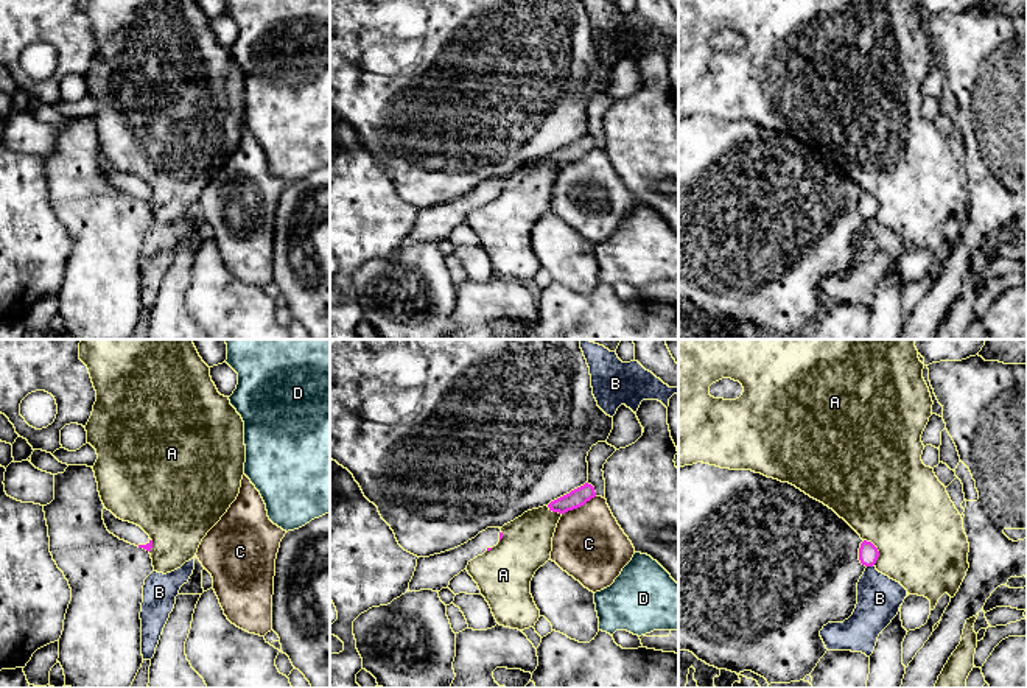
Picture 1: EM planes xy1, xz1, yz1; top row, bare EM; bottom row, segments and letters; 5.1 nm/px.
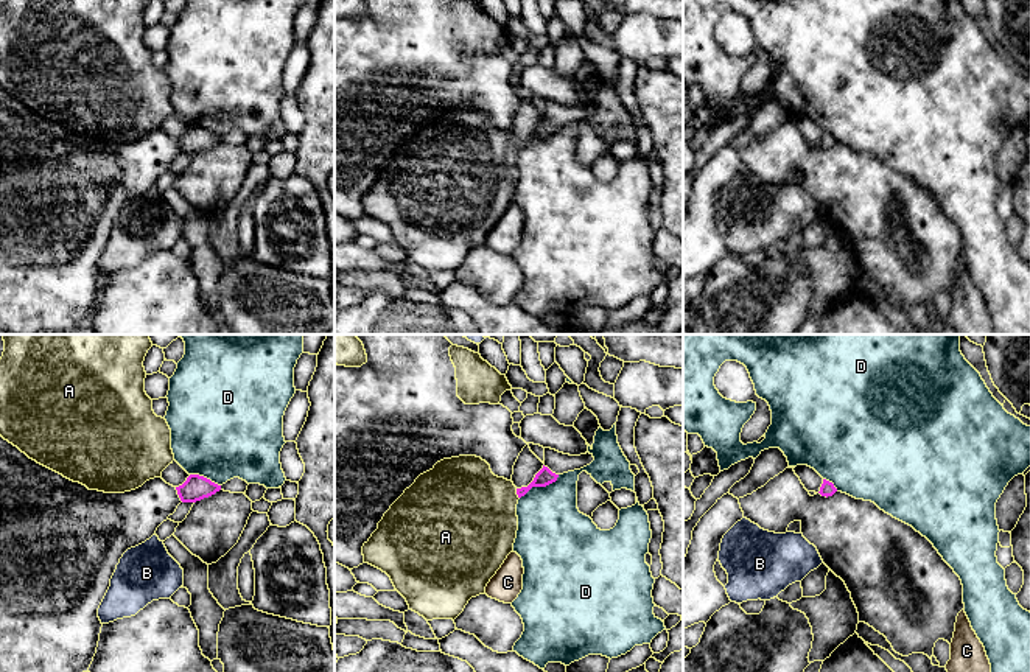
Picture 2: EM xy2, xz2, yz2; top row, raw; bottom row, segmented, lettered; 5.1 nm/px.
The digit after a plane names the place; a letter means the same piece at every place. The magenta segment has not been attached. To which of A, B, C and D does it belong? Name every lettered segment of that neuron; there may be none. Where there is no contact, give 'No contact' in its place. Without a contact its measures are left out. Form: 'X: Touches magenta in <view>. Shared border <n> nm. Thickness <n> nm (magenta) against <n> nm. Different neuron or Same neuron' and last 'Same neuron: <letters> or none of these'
A: Touches magenta in yz1. Shared border 150 nm. Thickness 100 nm (magenta) against 480 nm. Different neuron
B: Touches magenta in yz1. Shared border 40 nm. Thickness 100 nm (magenta) against 220 nm. Different neuron
C: Touches magenta in xz1. Shared border 200 nm. Thickness 90 nm (magenta) against 360 nm. Different neuron
D: Touches magenta in xz2. Shared border 240 nm. Thickness 90 nm (magenta) against 360 nm. Different neuron
Same neuron: none of these

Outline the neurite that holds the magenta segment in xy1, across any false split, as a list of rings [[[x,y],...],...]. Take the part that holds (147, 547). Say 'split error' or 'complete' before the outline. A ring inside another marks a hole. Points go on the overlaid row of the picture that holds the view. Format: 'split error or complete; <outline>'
split error; [[[106,507],[103,509],[103,520],[104,520],[107,531],[114,534],[115,537],[118,537],[120,540],[124,540],[131,545],[151,551],[152,540],[140,526],[117,518]]]

